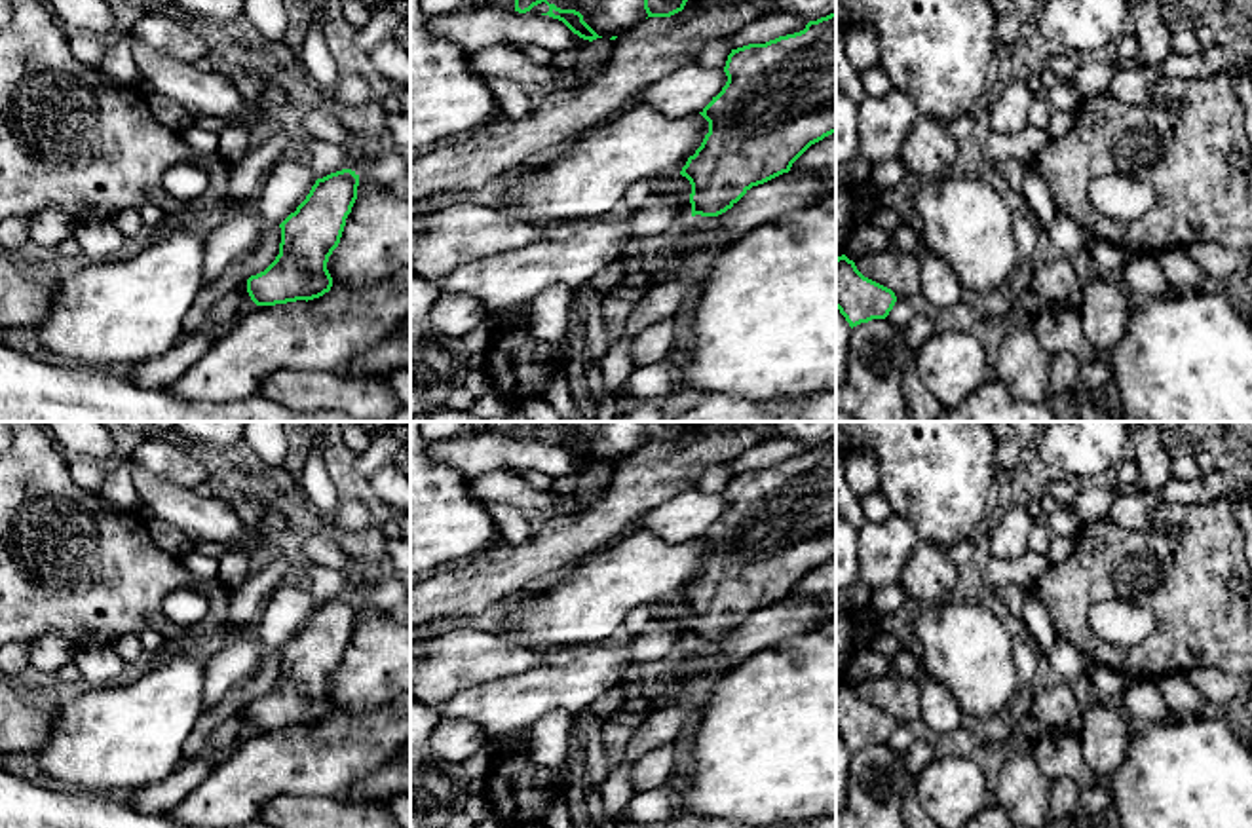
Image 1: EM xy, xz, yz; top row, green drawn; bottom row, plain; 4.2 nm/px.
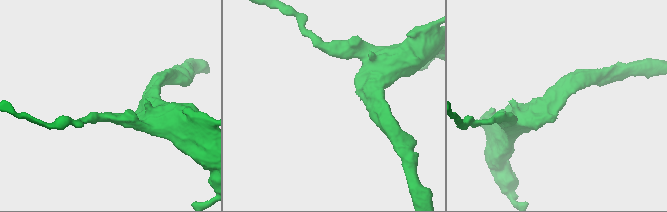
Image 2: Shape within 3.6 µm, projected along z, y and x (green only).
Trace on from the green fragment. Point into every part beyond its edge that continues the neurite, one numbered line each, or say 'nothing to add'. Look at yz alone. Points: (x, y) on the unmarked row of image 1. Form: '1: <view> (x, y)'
nothing to add

